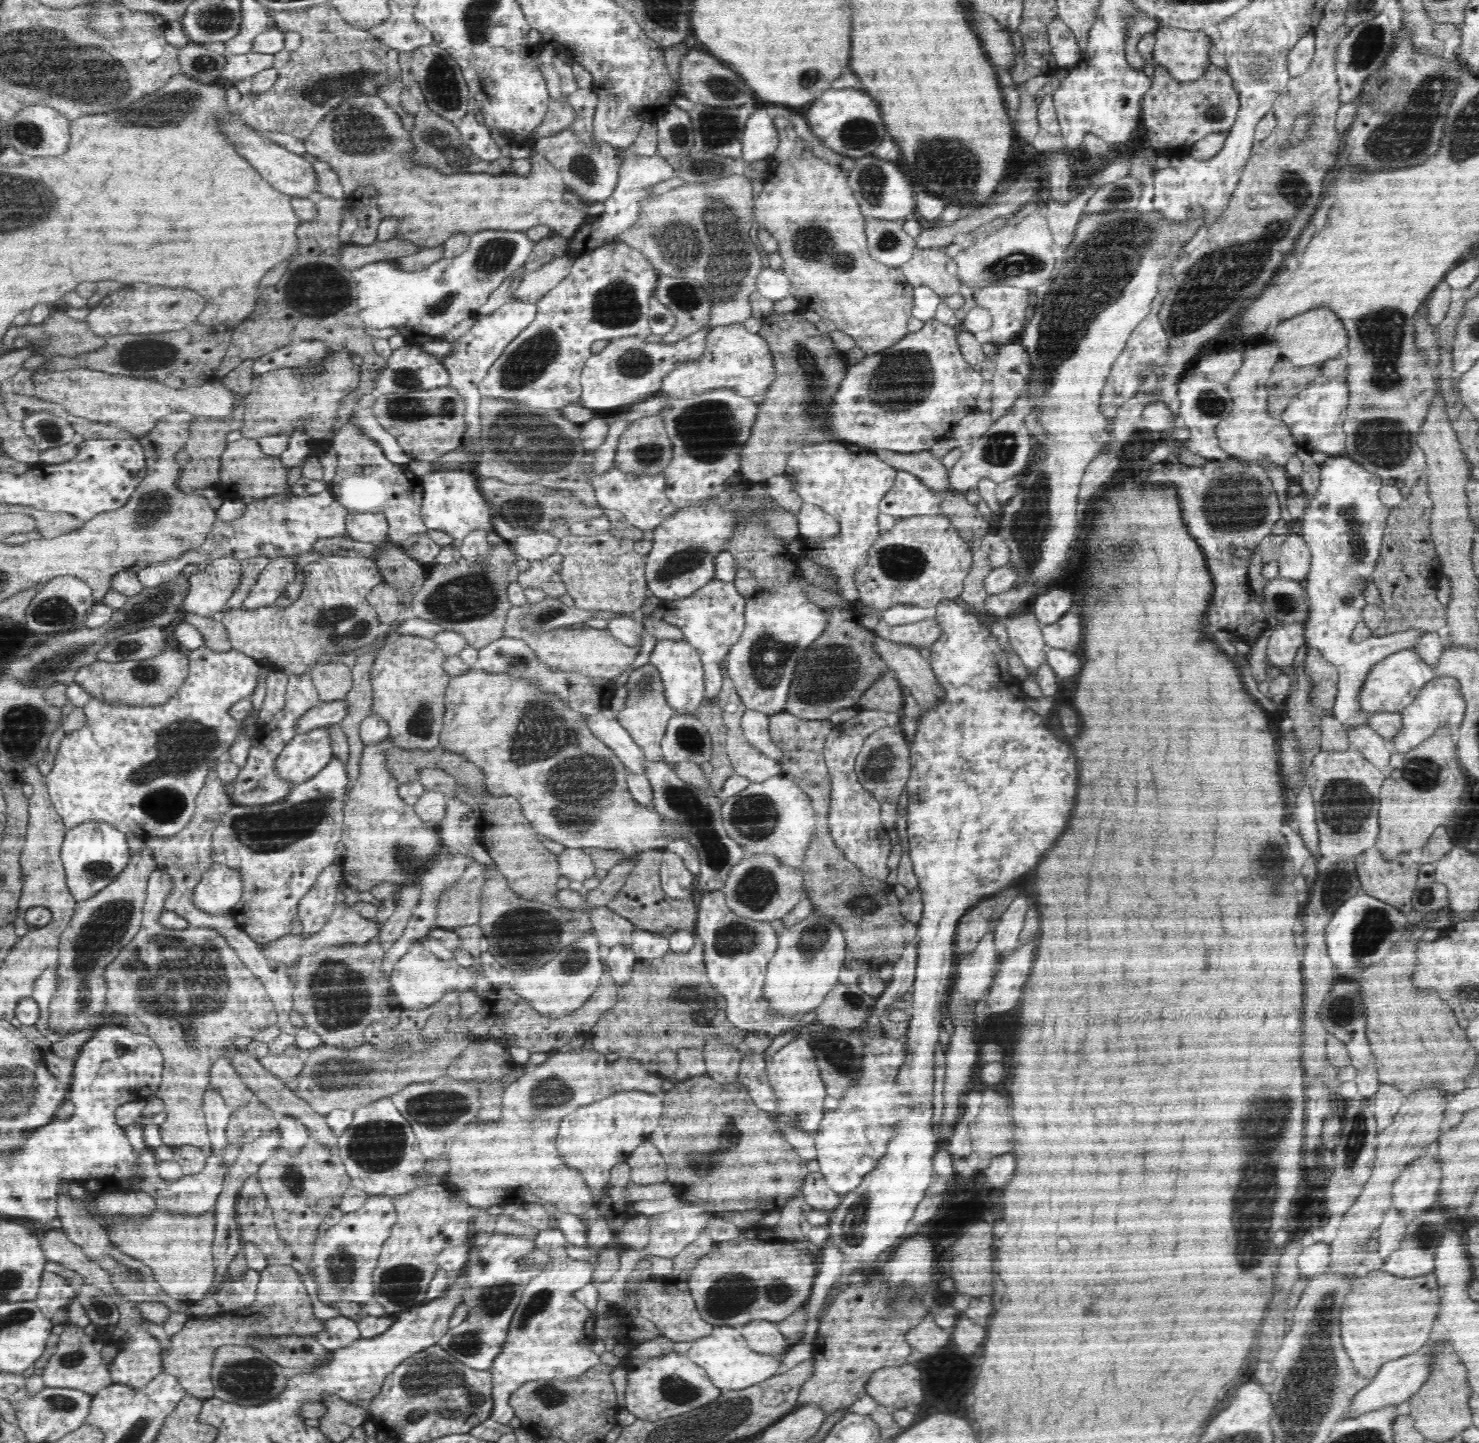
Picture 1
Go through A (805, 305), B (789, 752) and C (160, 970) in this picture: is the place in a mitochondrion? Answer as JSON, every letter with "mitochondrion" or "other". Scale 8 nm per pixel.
{"A":"other","B":"other","C":"mitochondrion"}

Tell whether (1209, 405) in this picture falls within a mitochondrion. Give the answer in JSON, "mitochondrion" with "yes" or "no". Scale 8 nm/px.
{"mitochondrion":"yes"}

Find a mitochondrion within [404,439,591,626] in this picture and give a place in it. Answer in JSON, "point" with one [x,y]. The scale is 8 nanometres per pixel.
{"point":[471,595]}

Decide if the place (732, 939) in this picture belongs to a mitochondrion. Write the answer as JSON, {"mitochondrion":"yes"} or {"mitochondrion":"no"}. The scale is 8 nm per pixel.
{"mitochondrion":"yes"}

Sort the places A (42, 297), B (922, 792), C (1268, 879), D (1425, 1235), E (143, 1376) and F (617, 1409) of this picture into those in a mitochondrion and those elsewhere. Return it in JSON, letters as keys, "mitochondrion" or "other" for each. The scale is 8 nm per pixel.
{"A":"other","B":"other","C":"mitochondrion","D":"mitochondrion","E":"other","F":"other"}

